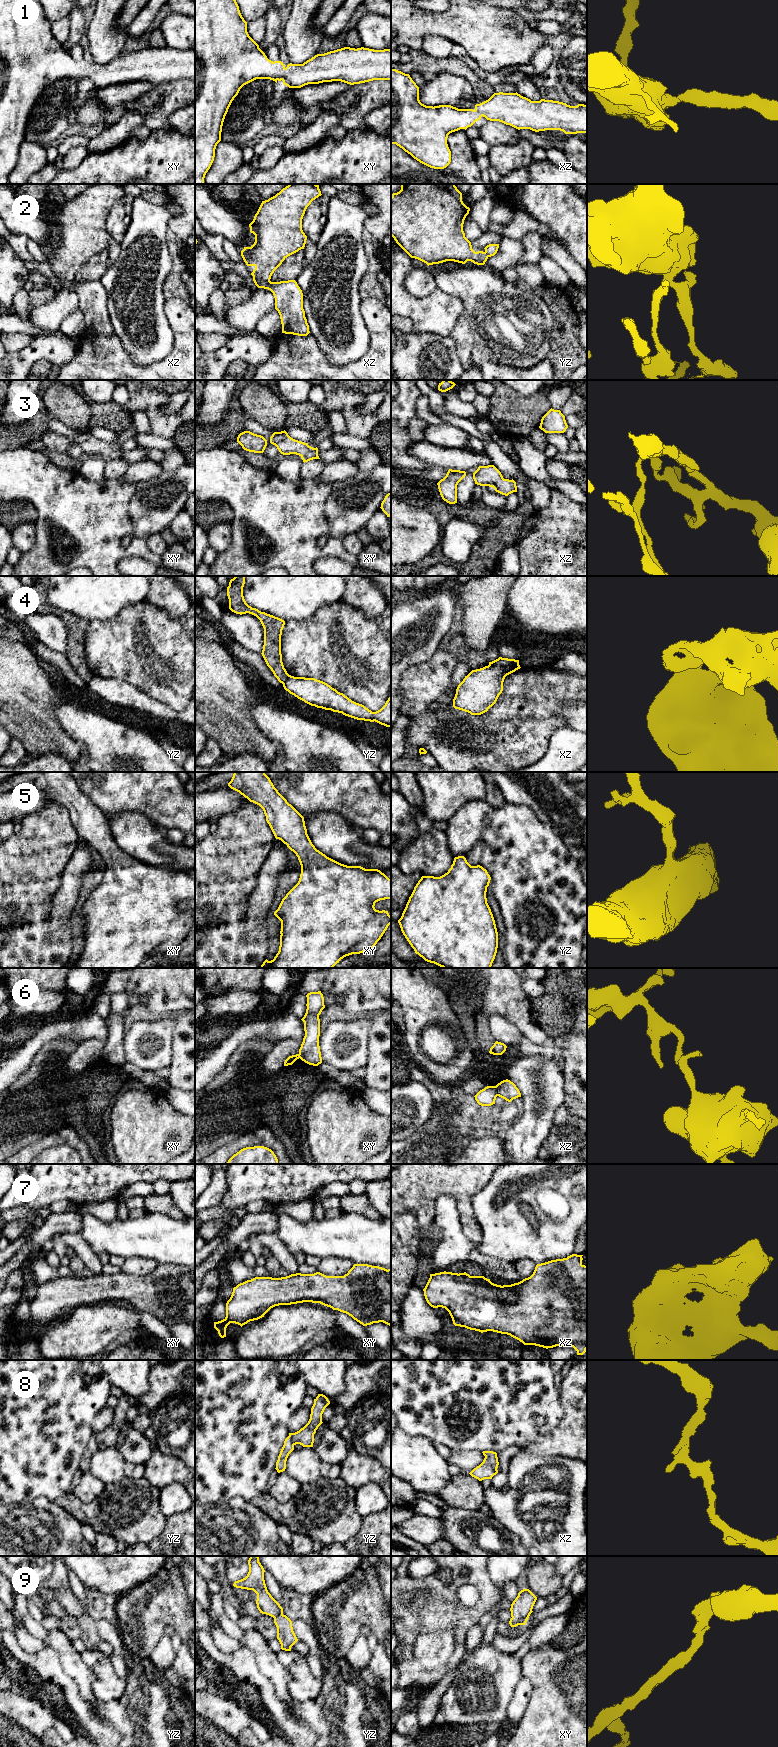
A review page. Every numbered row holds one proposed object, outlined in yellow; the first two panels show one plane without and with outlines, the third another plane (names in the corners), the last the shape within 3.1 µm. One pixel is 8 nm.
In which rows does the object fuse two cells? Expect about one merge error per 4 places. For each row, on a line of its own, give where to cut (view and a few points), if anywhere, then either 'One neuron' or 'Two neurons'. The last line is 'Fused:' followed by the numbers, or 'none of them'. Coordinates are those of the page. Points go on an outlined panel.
1: No split. One neuron
2: Split along xz (253, 276), (269, 280). Two neurons
3: No split. One neuron
4: Split along xz (518, 663), (488, 666). Two neurons
5: No split. One neuron
6: Split along xz (494, 1086), (498, 1095). Two neurons
7: No split. One neuron
8: No split. One neuron
9: No split. One neuron
Fused: 2, 4, 6

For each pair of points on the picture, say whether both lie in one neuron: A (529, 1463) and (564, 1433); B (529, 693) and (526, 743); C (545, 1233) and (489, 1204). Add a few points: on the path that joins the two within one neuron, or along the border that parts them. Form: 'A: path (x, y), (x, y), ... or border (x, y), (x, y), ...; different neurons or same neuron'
A: border (523, 1449), (541, 1456), (562, 1456); different neurons
B: path (529, 705), (529, 710), (526, 714), (526, 731); same neuron
C: path (531, 1241), (526, 1241), (503, 1218); same neuron

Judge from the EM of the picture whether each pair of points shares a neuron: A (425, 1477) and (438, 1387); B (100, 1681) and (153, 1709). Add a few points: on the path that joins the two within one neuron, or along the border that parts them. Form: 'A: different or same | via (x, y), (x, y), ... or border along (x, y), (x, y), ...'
A: different | border along (407, 1434), (427, 1437), (432, 1442)
B: different | border along (126, 1680), (126, 1689), (118, 1698), (100, 1702)

